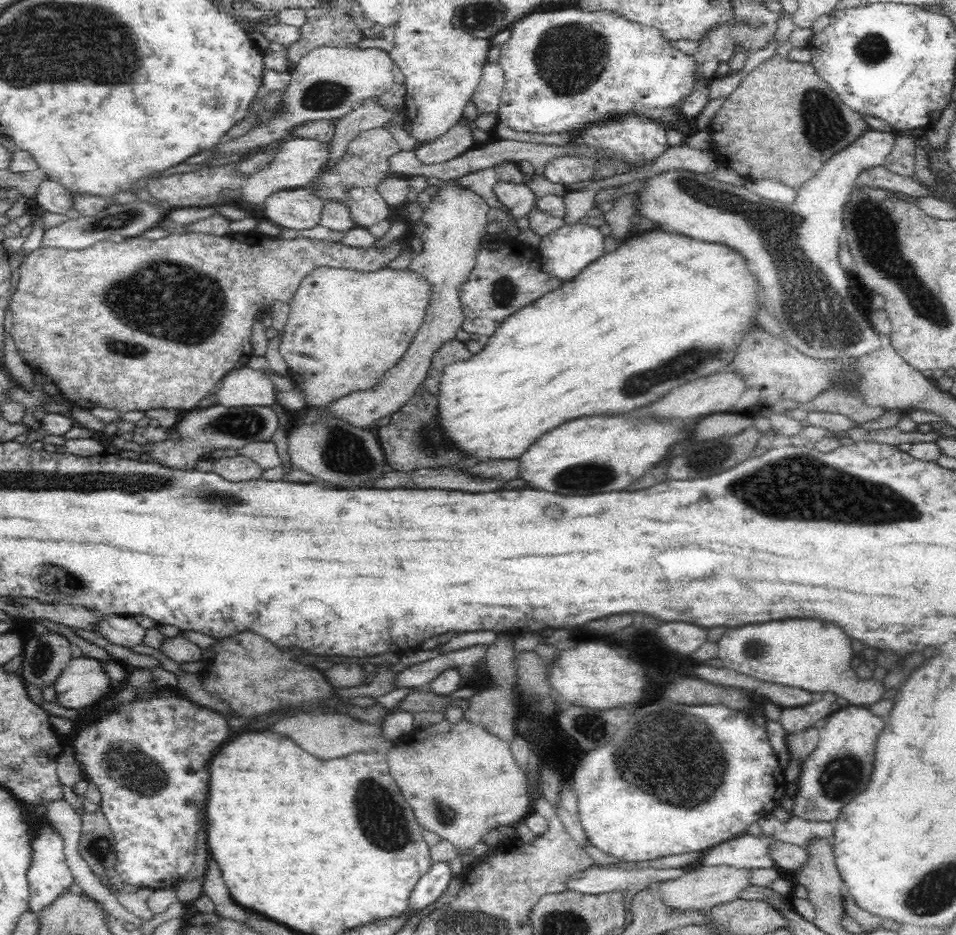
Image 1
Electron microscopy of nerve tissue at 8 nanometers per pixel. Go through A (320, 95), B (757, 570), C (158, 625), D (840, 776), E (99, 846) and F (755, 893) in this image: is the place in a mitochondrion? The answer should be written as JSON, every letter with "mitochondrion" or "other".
{"A":"mitochondrion","B":"other","C":"other","D":"mitochondrion","E":"mitochondrion","F":"other"}

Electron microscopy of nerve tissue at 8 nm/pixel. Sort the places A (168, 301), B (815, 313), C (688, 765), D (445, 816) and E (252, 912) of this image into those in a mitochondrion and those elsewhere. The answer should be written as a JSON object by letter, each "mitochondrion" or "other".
{"A":"mitochondrion","B":"mitochondrion","C":"mitochondrion","D":"mitochondrion","E":"other"}

